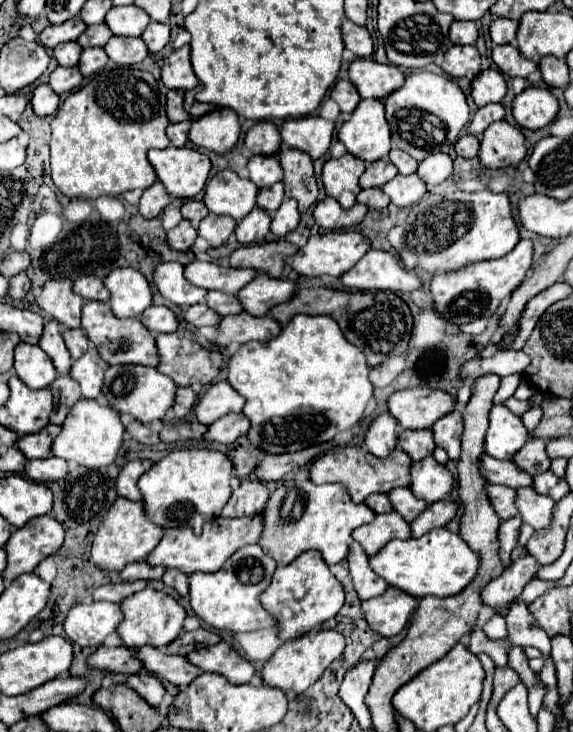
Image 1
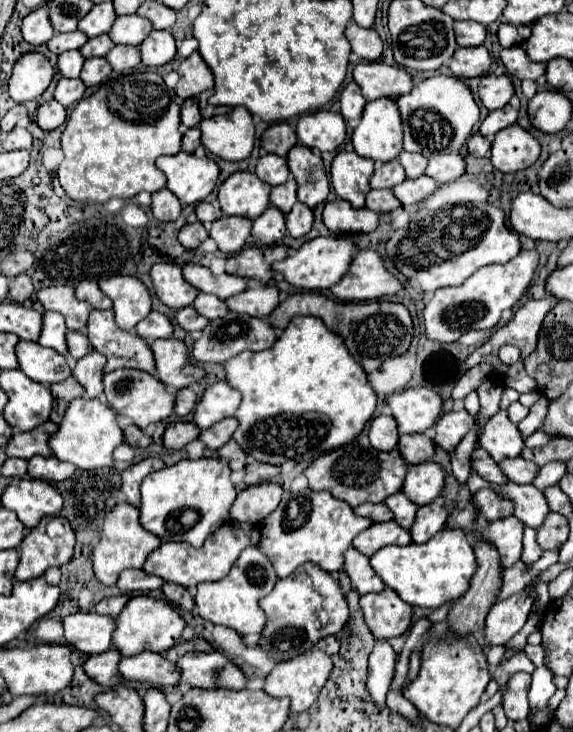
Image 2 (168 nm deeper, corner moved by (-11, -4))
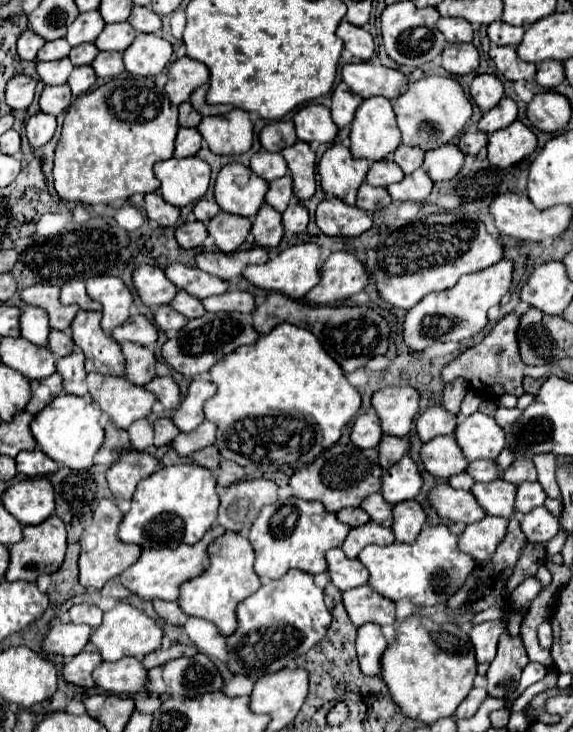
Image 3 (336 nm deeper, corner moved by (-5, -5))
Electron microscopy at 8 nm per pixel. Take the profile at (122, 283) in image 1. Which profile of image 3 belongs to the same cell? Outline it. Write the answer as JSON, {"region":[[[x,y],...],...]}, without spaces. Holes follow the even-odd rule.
{"region":[[[97,276],[87,280],[87,294],[103,306],[101,328],[111,332],[115,326],[121,326],[129,318],[133,296],[121,278],[115,276]]]}

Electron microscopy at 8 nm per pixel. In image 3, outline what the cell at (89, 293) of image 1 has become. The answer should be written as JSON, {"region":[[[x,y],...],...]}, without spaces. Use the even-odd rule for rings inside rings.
{"region":[[[69,280],[61,286],[61,298],[63,304],[77,304],[81,310],[101,310],[101,304],[91,300],[85,292],[83,280]]]}

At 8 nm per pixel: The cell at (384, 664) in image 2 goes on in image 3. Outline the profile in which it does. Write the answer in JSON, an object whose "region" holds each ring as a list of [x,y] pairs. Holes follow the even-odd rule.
{"region":[[[361,626],[357,628],[357,638],[355,638],[355,650],[359,656],[359,664],[363,674],[373,674],[377,676],[381,670],[381,654],[385,652],[387,642],[381,634],[381,626]]]}

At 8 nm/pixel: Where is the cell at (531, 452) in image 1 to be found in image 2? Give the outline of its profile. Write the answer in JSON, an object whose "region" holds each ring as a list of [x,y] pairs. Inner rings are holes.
{"region":[[[515,457],[515,459],[503,459],[499,463],[499,467],[503,469],[503,473],[513,481],[513,483],[533,483],[539,467],[523,457]]]}

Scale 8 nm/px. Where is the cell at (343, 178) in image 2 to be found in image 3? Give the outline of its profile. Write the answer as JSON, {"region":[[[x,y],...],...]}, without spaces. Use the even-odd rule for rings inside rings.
{"region":[[[331,144],[319,160],[319,178],[325,194],[355,204],[357,190],[369,170],[369,160],[357,160],[343,144]]]}

